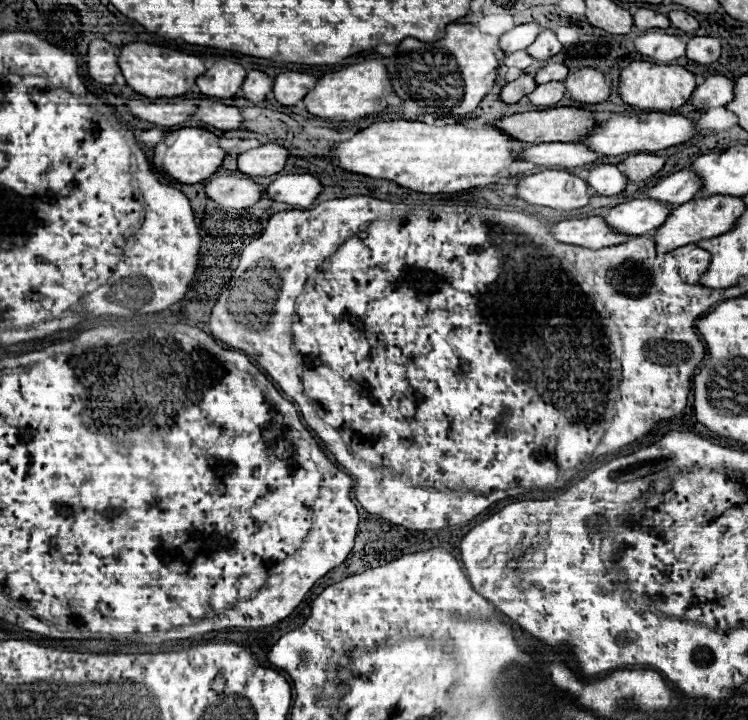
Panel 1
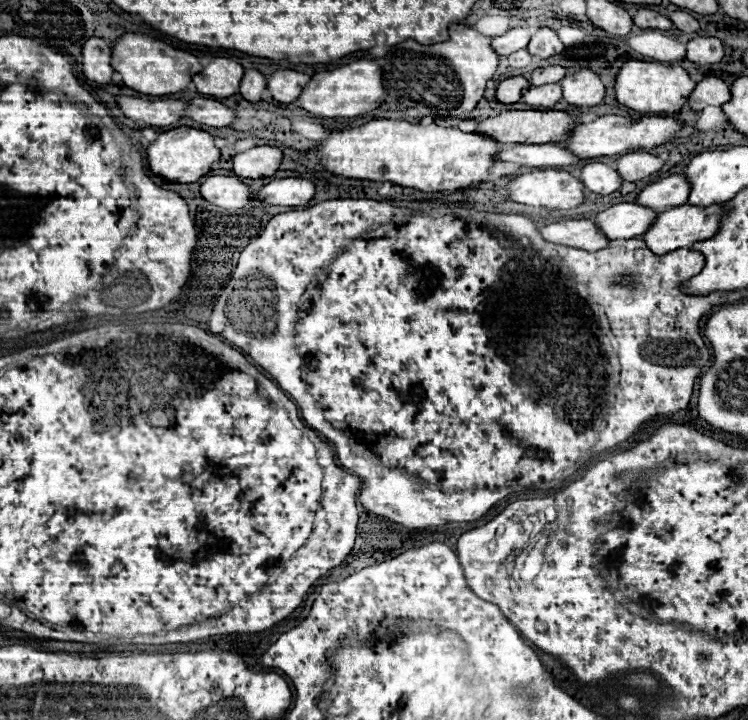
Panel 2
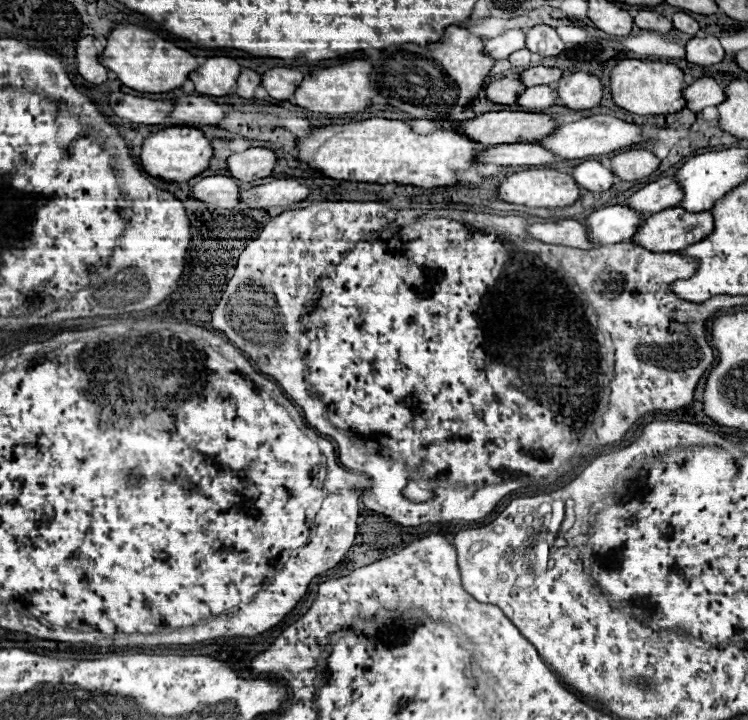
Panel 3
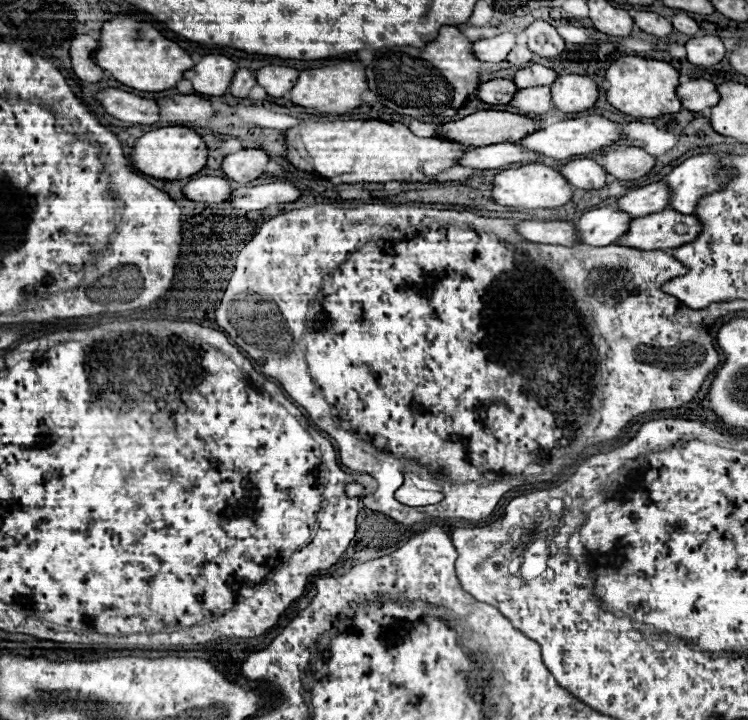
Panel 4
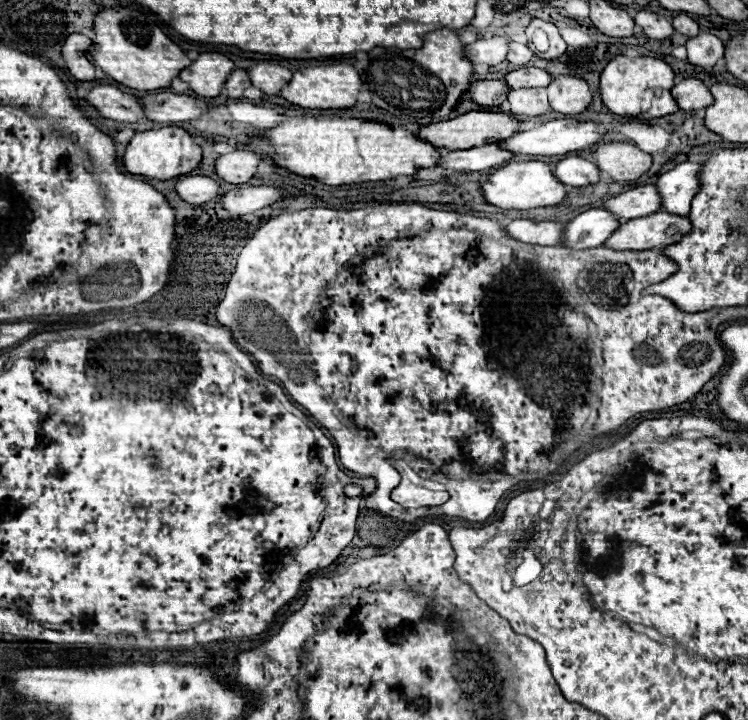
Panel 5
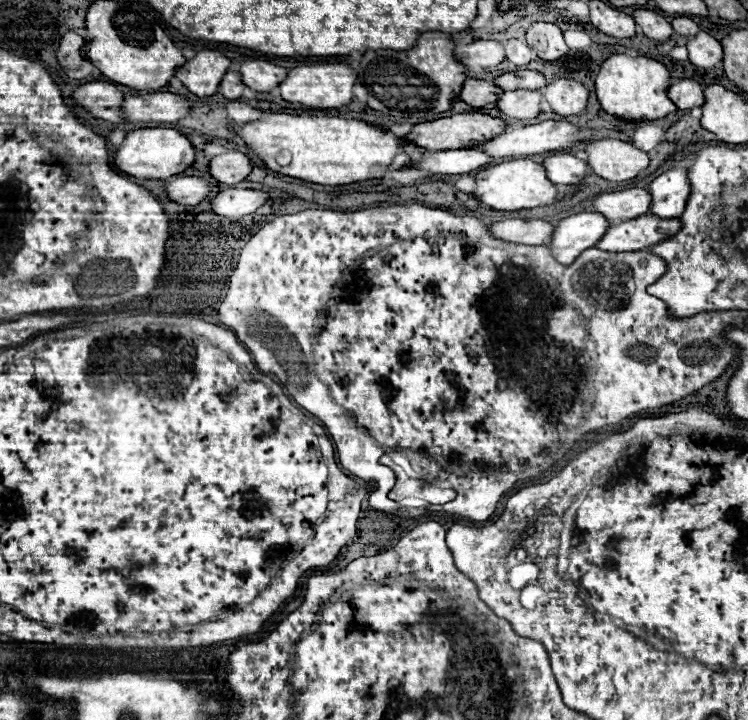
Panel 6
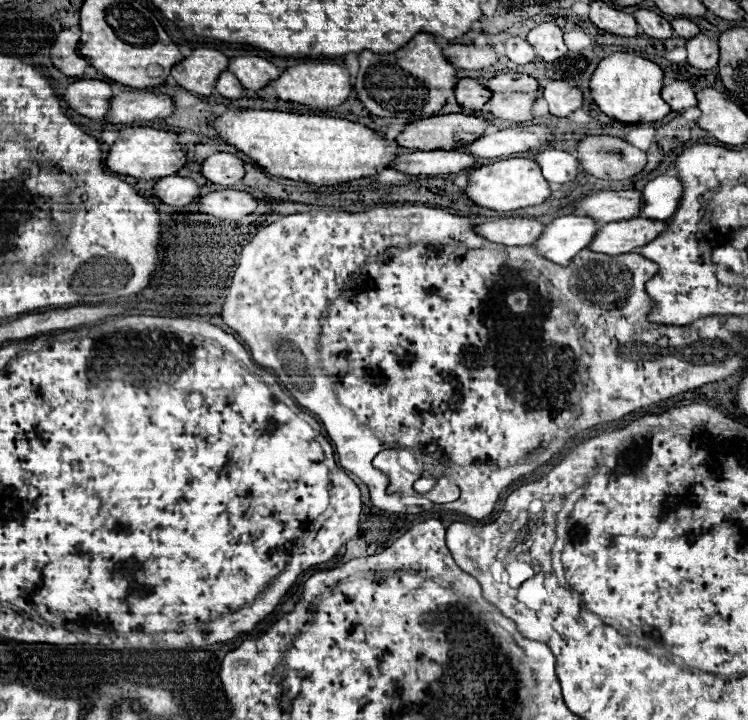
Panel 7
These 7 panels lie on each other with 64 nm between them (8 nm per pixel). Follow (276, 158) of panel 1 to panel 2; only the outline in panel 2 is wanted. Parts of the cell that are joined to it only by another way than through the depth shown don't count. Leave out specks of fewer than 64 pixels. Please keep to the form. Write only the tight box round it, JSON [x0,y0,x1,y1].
[234,146,282,178]

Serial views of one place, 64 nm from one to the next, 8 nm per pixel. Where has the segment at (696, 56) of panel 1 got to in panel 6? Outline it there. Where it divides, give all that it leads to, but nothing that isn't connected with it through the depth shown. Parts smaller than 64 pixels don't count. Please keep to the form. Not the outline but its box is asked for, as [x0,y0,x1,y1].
[686,32,722,68]

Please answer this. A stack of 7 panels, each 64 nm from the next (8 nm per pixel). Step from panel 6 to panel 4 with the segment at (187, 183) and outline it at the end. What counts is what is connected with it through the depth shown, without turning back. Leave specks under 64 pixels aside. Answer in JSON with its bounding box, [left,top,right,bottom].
[184,176,232,204]

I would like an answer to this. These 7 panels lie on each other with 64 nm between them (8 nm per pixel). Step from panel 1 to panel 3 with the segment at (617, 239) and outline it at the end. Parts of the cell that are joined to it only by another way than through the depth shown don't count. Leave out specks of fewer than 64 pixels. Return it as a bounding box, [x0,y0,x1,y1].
[528,220,596,248]

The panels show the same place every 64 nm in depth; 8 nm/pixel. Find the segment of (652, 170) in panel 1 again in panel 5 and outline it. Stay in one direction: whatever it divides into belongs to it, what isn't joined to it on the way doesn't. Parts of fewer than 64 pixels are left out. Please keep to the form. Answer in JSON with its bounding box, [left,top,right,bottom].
[594,142,652,182]

